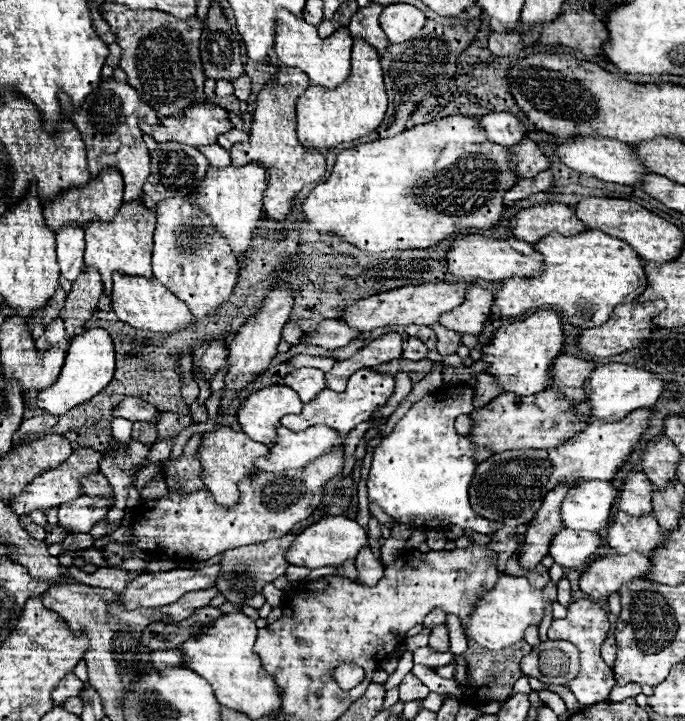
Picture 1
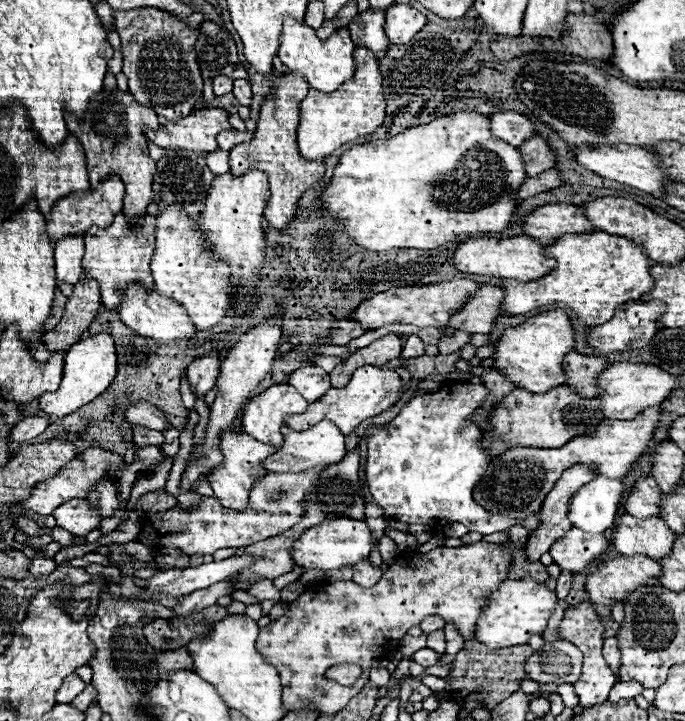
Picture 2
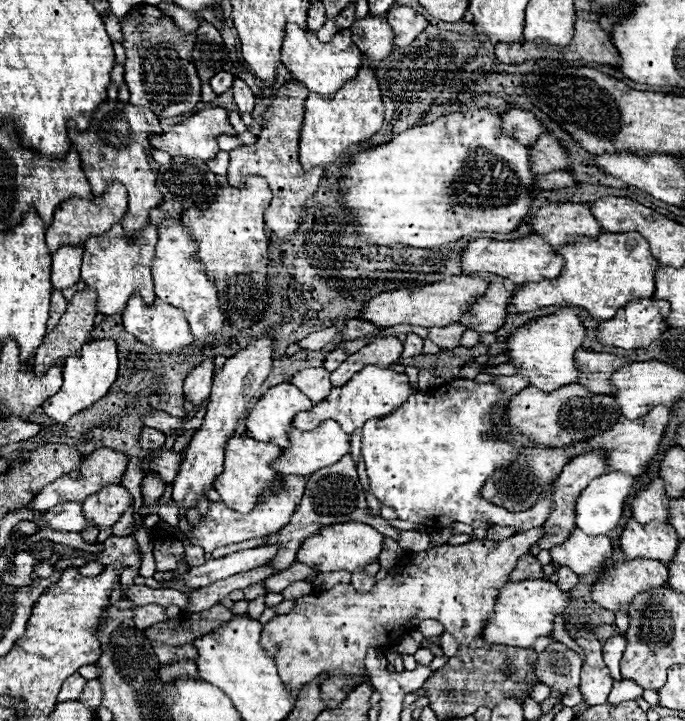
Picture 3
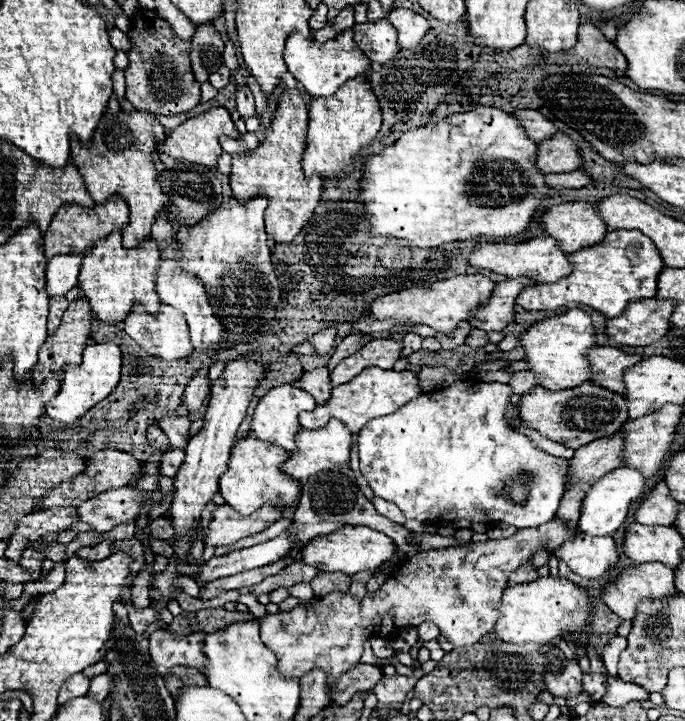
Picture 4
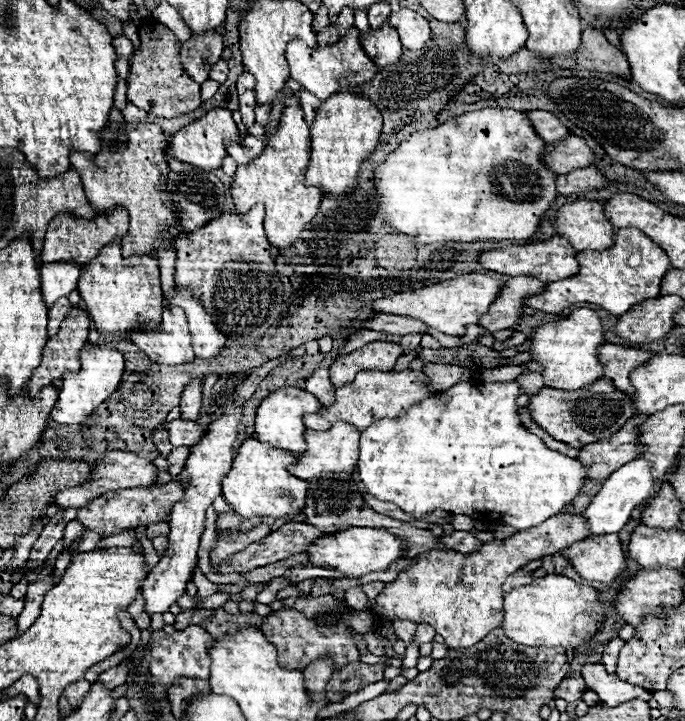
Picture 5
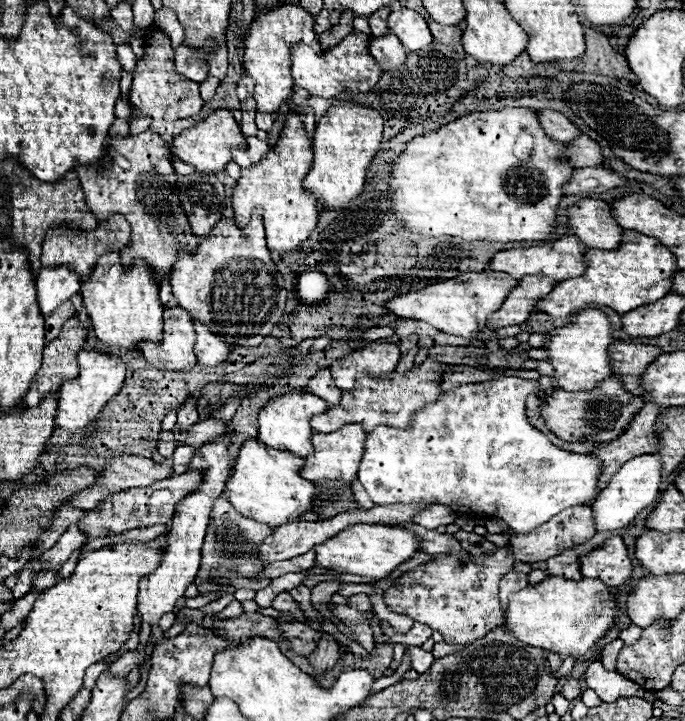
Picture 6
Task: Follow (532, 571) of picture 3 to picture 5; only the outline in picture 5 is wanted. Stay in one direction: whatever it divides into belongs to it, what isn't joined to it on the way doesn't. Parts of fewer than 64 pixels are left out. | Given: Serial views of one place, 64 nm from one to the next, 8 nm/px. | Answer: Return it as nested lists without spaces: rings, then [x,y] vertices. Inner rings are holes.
[[[516,570],[514,574],[510,574],[502,586],[504,594],[508,594],[510,590],[514,590],[516,586],[524,586],[524,584],[530,584],[532,582],[532,572],[526,572],[526,570]]]

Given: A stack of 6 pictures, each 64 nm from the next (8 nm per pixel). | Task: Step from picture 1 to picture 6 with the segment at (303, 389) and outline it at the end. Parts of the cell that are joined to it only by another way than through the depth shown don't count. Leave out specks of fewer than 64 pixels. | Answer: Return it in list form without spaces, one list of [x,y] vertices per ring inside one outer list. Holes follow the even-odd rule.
[[[326,368],[320,370],[320,372],[308,382],[308,392],[324,398],[330,408],[332,408],[332,406],[338,406],[340,400],[342,400],[342,390],[334,386],[332,374],[330,374],[330,370],[326,370]]]

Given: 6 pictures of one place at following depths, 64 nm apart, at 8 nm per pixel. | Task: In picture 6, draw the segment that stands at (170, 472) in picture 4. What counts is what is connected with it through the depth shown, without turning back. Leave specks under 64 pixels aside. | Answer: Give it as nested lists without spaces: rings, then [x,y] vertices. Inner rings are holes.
[[[178,446],[174,456],[172,456],[172,462],[174,462],[174,472],[176,474],[184,474],[188,470],[188,464],[190,460],[194,458],[198,448],[192,448],[192,446]]]

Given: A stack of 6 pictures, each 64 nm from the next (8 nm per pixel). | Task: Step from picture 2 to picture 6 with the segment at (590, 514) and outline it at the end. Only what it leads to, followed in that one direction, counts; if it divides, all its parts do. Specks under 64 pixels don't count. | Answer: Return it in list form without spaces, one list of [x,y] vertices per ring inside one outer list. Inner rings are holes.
[[[642,454],[636,456],[632,460],[628,460],[608,482],[608,486],[600,492],[600,500],[596,500],[596,504],[592,504],[592,512],[594,512],[594,520],[598,530],[616,530],[616,528],[624,528],[628,524],[632,524],[632,520],[648,506],[652,506],[652,502],[658,498],[658,486],[662,482],[660,476],[662,470],[662,462],[656,454]]]

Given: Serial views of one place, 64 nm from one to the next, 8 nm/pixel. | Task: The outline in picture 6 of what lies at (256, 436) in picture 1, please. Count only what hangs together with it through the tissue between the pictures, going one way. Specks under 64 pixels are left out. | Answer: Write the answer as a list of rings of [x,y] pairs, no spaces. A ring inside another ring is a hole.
[[[290,392],[280,398],[274,398],[258,414],[258,430],[260,430],[258,440],[270,448],[286,450],[286,452],[306,458],[314,452],[314,446],[312,446],[314,430],[310,426],[310,418],[316,414],[322,414],[326,410],[328,410],[326,402],[308,392]]]

